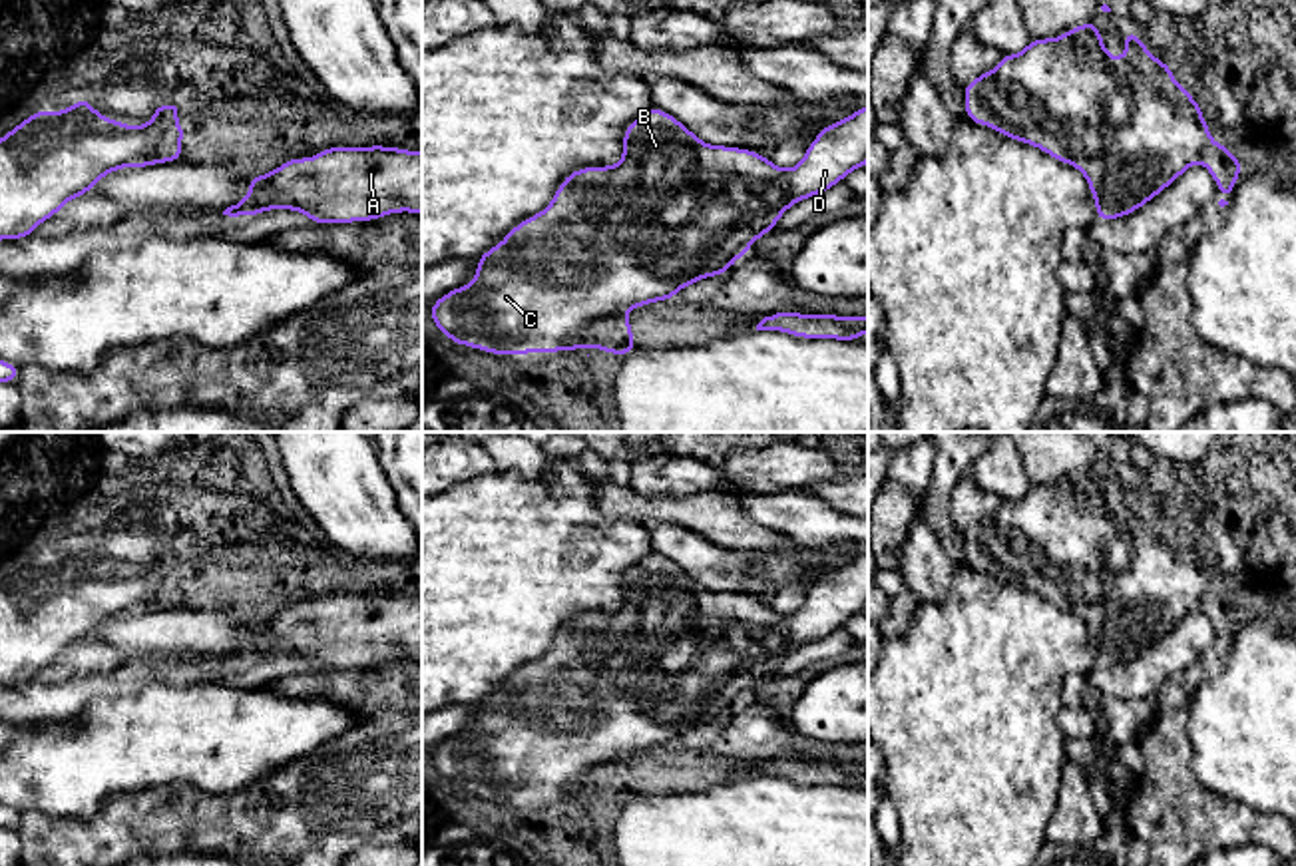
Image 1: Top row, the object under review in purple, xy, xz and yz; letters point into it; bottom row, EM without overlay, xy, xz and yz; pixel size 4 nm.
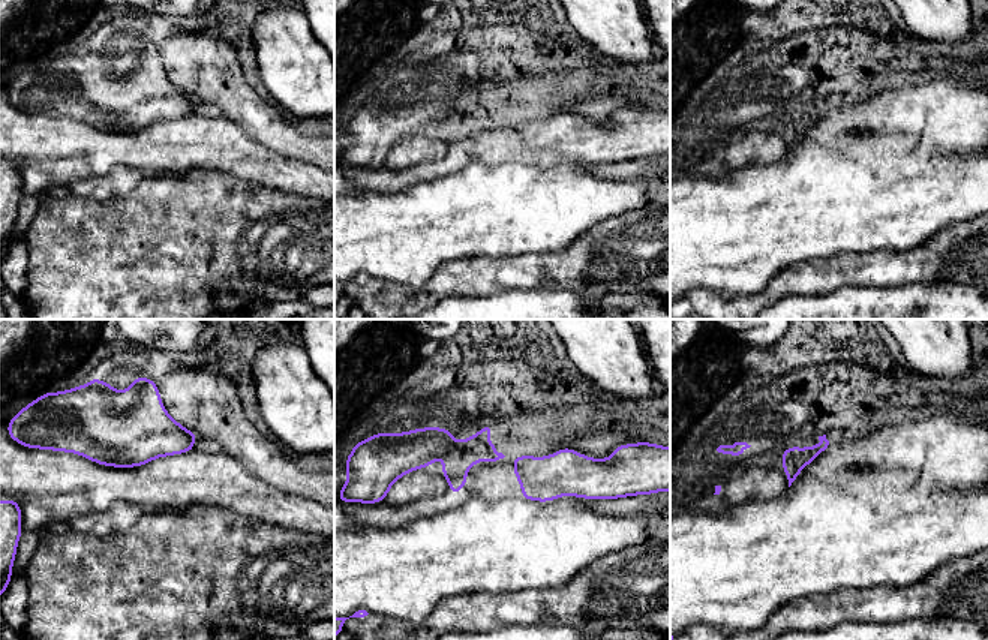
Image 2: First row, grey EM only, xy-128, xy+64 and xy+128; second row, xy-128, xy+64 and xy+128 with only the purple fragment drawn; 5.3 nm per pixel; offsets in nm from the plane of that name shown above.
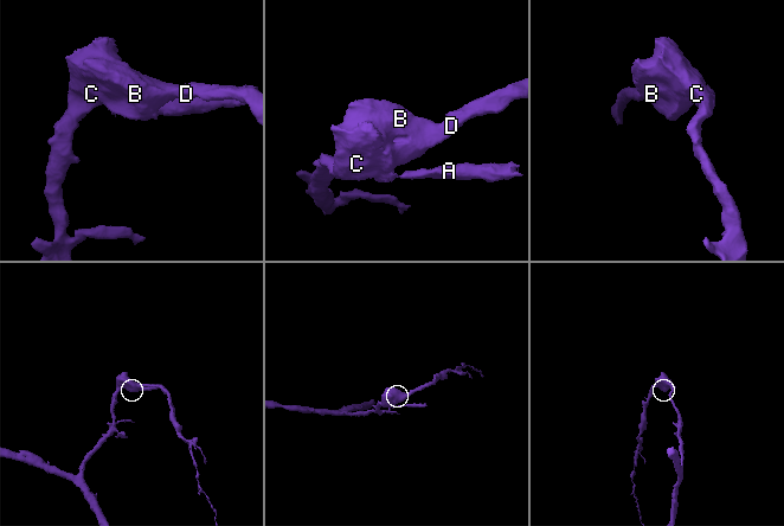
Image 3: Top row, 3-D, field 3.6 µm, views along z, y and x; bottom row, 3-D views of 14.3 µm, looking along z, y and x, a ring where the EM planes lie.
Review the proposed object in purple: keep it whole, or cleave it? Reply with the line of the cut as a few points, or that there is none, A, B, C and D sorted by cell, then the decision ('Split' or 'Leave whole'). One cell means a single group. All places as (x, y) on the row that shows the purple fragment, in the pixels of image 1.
Split along xz (618, 313), (588, 323), (570, 347). Groups: A / B C D. Split

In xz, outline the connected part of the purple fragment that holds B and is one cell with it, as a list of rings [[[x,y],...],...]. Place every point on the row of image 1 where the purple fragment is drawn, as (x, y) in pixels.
[[[868,104],[848,117],[824,125],[814,141],[806,147],[806,153],[798,165],[792,169],[776,167],[768,157],[743,149],[743,147],[729,147],[729,145],[709,145],[701,141],[689,127],[685,127],[677,117],[671,113],[649,106],[647,111],[631,121],[623,131],[623,157],[617,165],[593,165],[583,169],[573,169],[557,187],[551,203],[536,213],[534,217],[524,219],[512,231],[506,233],[500,245],[494,245],[484,255],[480,255],[476,277],[470,285],[452,289],[450,293],[442,295],[436,303],[430,305],[430,319],[436,328],[440,328],[450,342],[466,344],[470,348],[486,350],[488,354],[530,354],[530,352],[563,352],[571,348],[573,336],[587,325],[619,315],[623,311],[631,311],[649,303],[657,301],[671,301],[681,289],[703,281],[707,277],[719,277],[727,273],[739,257],[747,255],[753,243],[770,233],[772,227],[778,223],[782,213],[796,205],[802,199],[820,195],[840,183],[848,173],[868,163]]]

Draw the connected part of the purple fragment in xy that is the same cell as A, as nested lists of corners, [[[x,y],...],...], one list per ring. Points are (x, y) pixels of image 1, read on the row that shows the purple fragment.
[[[332,145],[315,155],[291,157],[281,167],[247,179],[249,195],[227,207],[223,215],[255,217],[269,209],[303,211],[311,223],[356,223],[376,221],[390,213],[422,215],[422,151],[402,147],[368,145],[344,147]]]

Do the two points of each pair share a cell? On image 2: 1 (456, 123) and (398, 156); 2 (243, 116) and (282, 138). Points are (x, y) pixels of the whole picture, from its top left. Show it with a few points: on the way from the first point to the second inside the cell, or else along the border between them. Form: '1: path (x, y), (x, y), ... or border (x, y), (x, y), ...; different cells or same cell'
1: border (447, 143), (447, 152), (440, 159), (414, 164); different cells
2: path (252, 116), (273, 131); same cell

